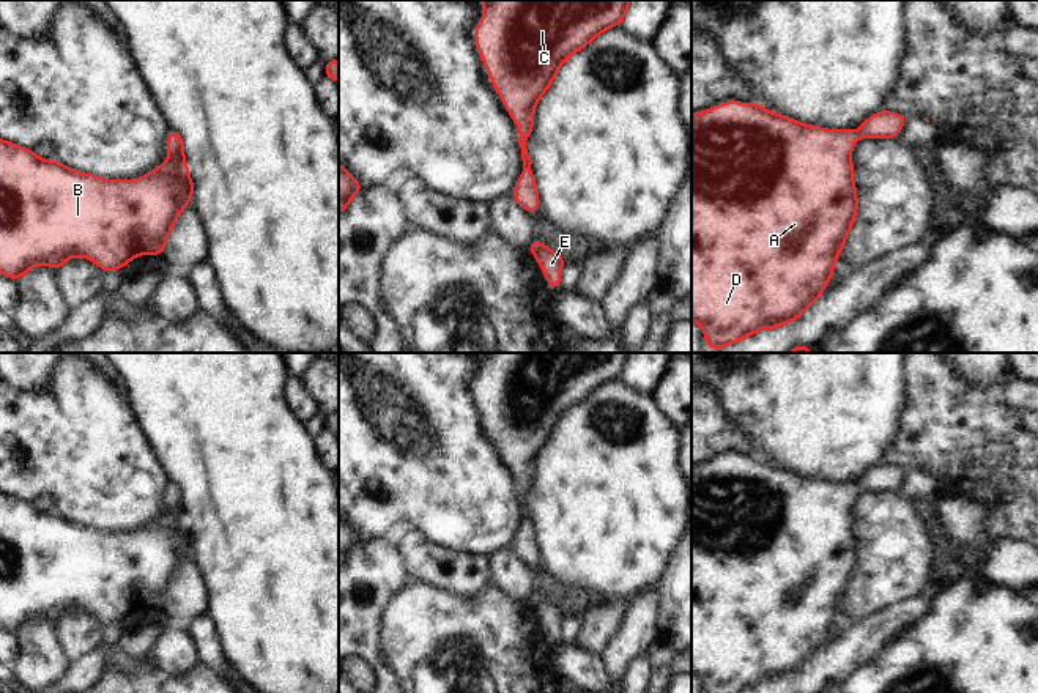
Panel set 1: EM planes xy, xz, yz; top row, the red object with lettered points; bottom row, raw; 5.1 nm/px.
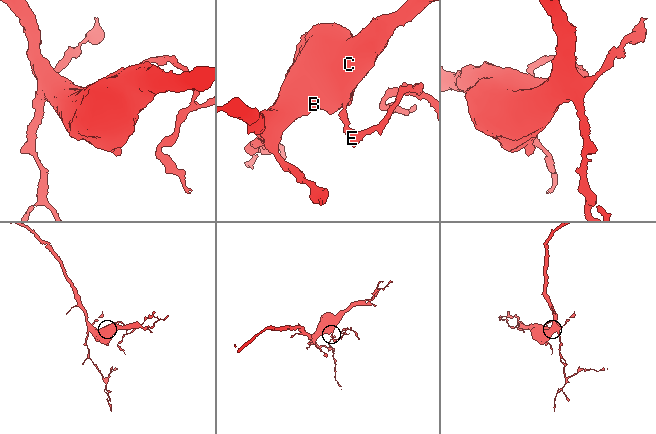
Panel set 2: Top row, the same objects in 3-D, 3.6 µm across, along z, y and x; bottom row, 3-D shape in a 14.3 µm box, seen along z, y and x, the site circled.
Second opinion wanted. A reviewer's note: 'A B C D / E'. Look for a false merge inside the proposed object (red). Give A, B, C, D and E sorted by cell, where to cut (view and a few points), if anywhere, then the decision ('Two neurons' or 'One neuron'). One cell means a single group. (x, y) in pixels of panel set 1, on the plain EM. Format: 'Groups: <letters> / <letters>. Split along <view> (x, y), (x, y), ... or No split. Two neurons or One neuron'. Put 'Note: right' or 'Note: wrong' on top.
Note: wrong
Groups: A B C D E. No split. One neuron.

